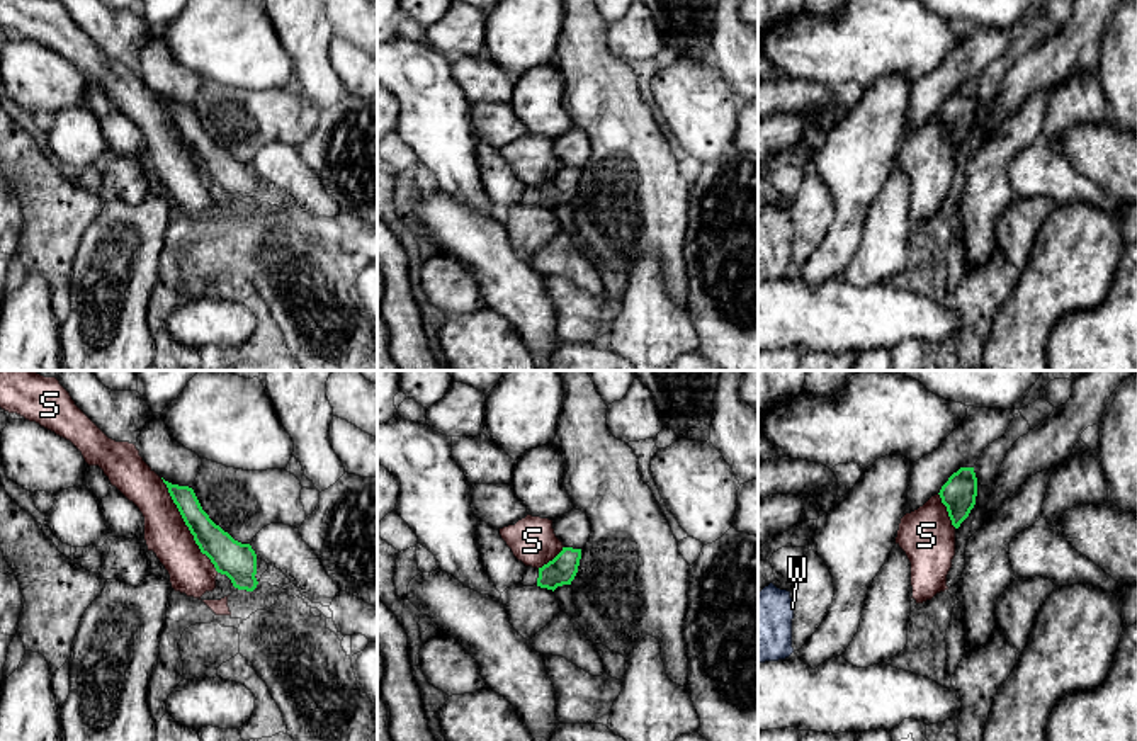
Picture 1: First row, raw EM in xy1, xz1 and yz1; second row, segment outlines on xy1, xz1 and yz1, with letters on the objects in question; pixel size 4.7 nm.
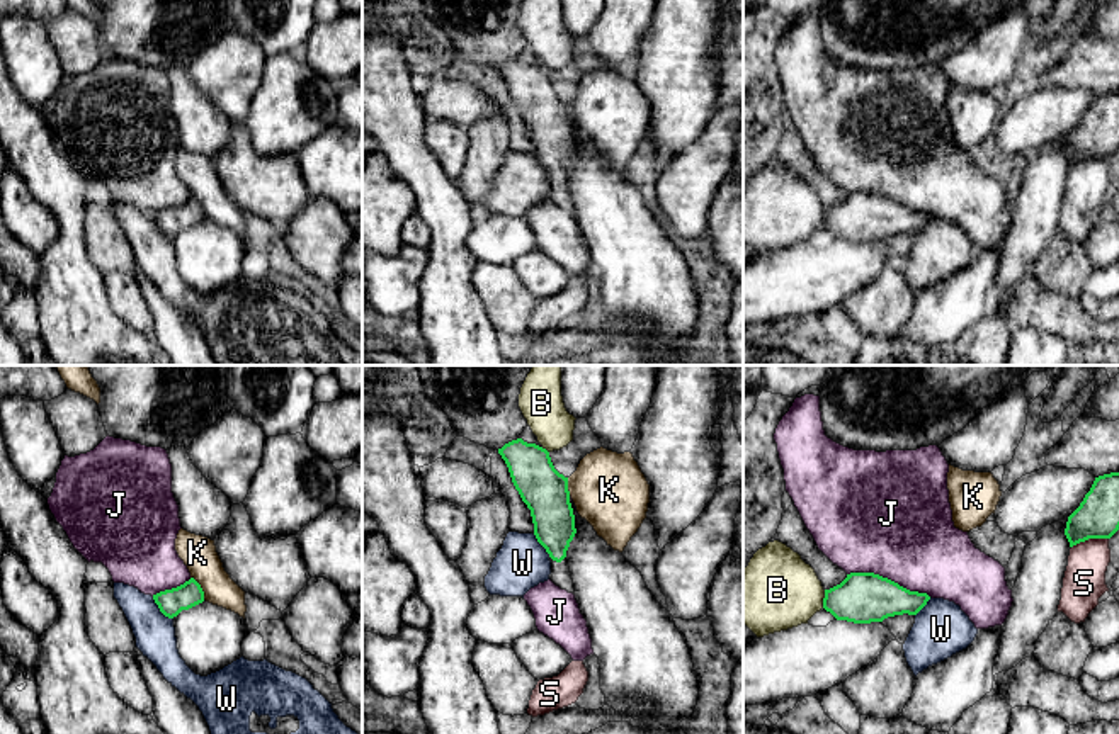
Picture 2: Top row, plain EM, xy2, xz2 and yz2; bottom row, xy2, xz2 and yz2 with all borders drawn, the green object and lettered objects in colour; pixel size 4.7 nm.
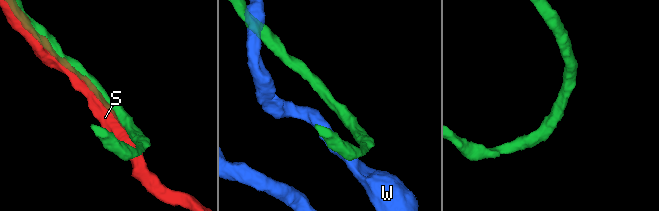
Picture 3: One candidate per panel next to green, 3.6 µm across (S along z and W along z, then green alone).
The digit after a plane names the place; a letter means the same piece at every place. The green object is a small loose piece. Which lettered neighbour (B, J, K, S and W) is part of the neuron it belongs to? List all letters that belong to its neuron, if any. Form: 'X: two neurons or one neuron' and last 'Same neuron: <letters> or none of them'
B: two neurons
J: two neurons
K: two neurons
S: one neuron
W: two neurons
Same neuron: S

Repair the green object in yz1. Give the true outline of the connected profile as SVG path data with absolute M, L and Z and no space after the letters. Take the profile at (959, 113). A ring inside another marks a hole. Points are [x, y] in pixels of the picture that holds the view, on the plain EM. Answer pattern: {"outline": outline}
{"outline": "M960 87L918 129L901 138L896 163L911 182L911 206L916 223L948 209L947 194L955 175L955 150L976 124L974 87Z"}

